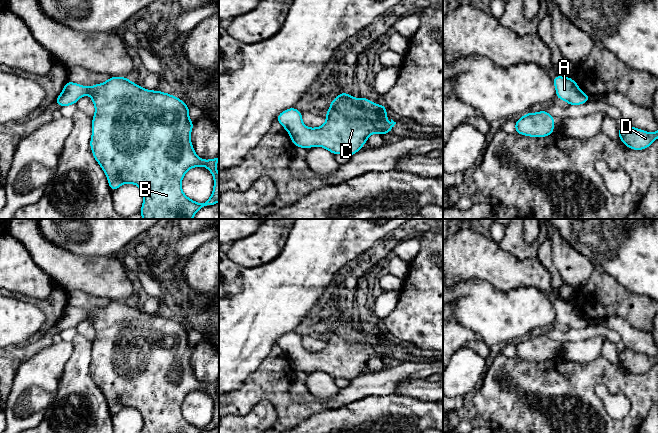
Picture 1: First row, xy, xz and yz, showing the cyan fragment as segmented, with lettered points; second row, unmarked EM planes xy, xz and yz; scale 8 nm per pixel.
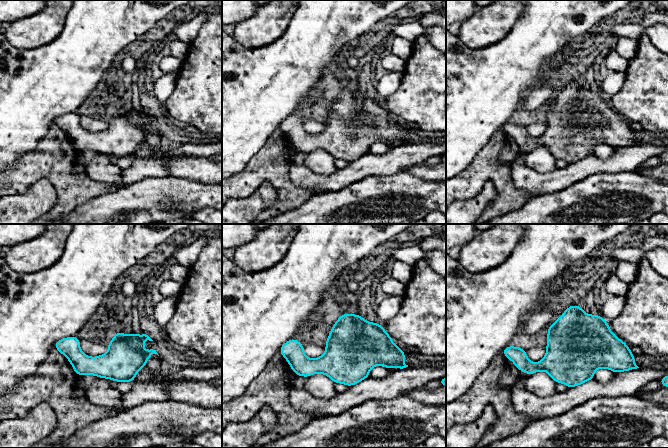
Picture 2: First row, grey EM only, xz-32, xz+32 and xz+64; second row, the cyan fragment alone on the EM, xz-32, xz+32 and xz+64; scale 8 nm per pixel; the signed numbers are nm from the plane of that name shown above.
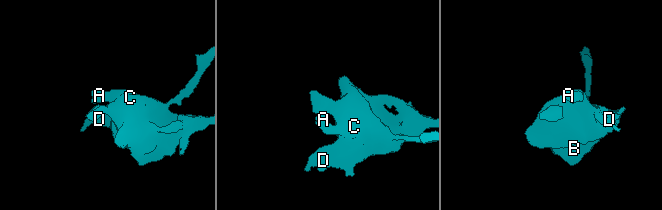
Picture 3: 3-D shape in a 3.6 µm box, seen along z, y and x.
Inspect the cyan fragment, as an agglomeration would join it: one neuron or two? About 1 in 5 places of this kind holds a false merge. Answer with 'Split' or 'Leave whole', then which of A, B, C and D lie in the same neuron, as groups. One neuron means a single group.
Leave whole. Groups: A B C D

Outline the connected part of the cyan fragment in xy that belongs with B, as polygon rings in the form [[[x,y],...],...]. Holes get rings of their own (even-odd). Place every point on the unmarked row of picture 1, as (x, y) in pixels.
[[[110,301],[104,307],[92,311],[68,305],[55,327],[60,331],[70,330],[84,319],[89,319],[95,330],[90,371],[93,381],[107,400],[111,415],[117,414],[124,407],[137,409],[144,422],[141,433],[201,433],[219,426],[219,397],[216,394],[219,379],[210,384],[197,380],[190,364],[194,346],[189,344],[189,331],[181,323],[158,314],[146,314],[125,301]],[[198,390],[206,391],[214,402],[212,419],[204,427],[189,423],[181,409],[187,395]]]

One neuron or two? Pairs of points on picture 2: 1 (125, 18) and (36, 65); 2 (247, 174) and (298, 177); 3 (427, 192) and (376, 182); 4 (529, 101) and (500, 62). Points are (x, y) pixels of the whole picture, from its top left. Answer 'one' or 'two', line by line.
1: one
2: two
3: one
4: two

